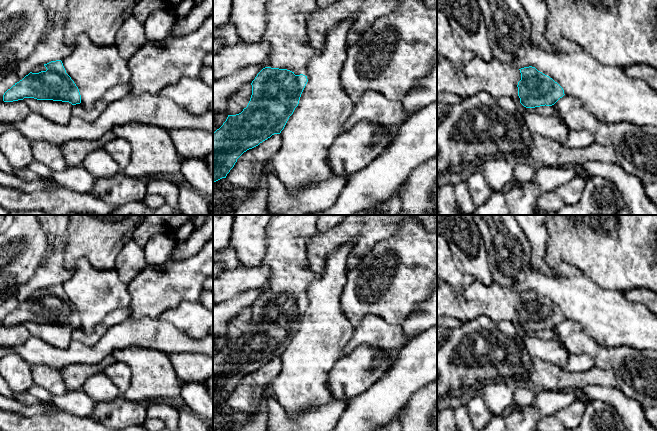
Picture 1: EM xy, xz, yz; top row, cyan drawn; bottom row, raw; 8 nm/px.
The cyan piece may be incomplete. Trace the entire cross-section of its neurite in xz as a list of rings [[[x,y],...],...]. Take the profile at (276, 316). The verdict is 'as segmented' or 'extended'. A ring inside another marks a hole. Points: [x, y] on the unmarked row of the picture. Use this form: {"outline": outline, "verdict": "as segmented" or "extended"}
{"outline": [[[273,215],[266,225],[266,253],[261,265],[270,269],[270,280],[263,292],[252,305],[252,319],[243,335],[236,339],[228,339],[223,349],[213,356],[213,406],[226,402],[237,383],[247,374],[258,370],[274,358],[280,358],[289,341],[299,328],[301,318],[308,306],[307,288],[321,277],[311,270],[307,258],[308,240],[317,230],[319,215]]], "verdict": "extended"}

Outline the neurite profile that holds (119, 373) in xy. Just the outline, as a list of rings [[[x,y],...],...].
[[[115,362],[106,368],[104,373],[118,387],[121,395],[123,395],[130,385],[131,369],[124,363]]]

